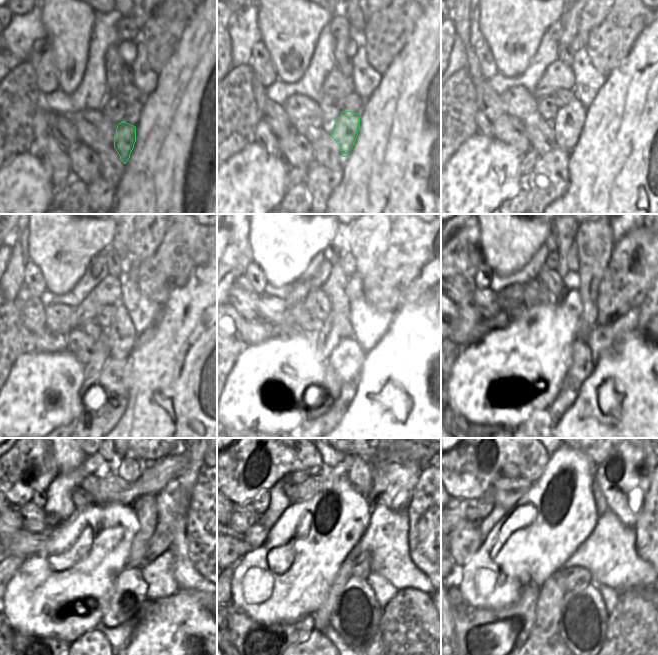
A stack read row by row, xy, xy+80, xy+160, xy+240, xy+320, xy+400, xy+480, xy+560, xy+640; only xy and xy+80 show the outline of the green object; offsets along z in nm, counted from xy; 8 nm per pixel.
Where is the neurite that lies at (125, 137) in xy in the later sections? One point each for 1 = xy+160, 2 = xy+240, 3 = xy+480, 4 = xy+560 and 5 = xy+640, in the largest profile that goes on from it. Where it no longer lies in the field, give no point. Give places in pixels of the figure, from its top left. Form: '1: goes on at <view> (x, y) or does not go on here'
1: goes on at xy+160 (567, 125)
2: goes on at xy+240 (122, 336)
3: goes on at xy+480 (91, 484)
4: goes on at xy+560 (296, 477)
5: goes on at xy+640 (509, 471)

